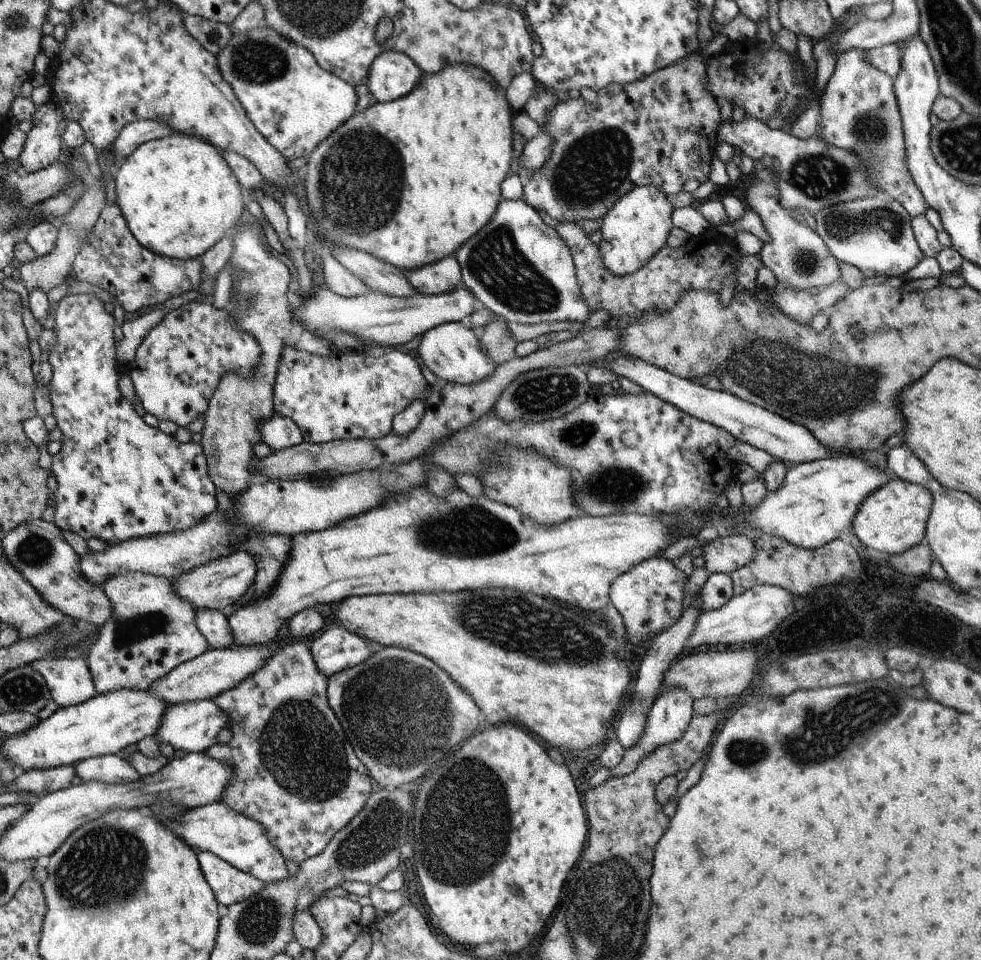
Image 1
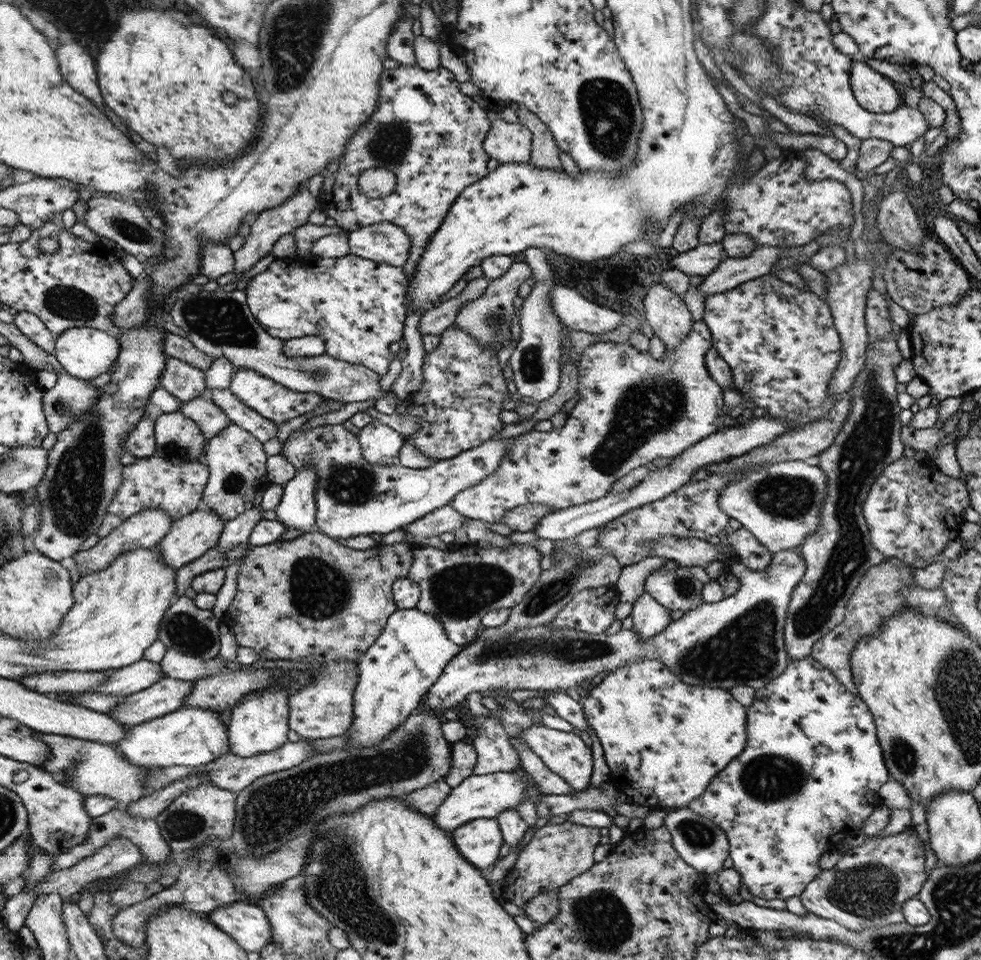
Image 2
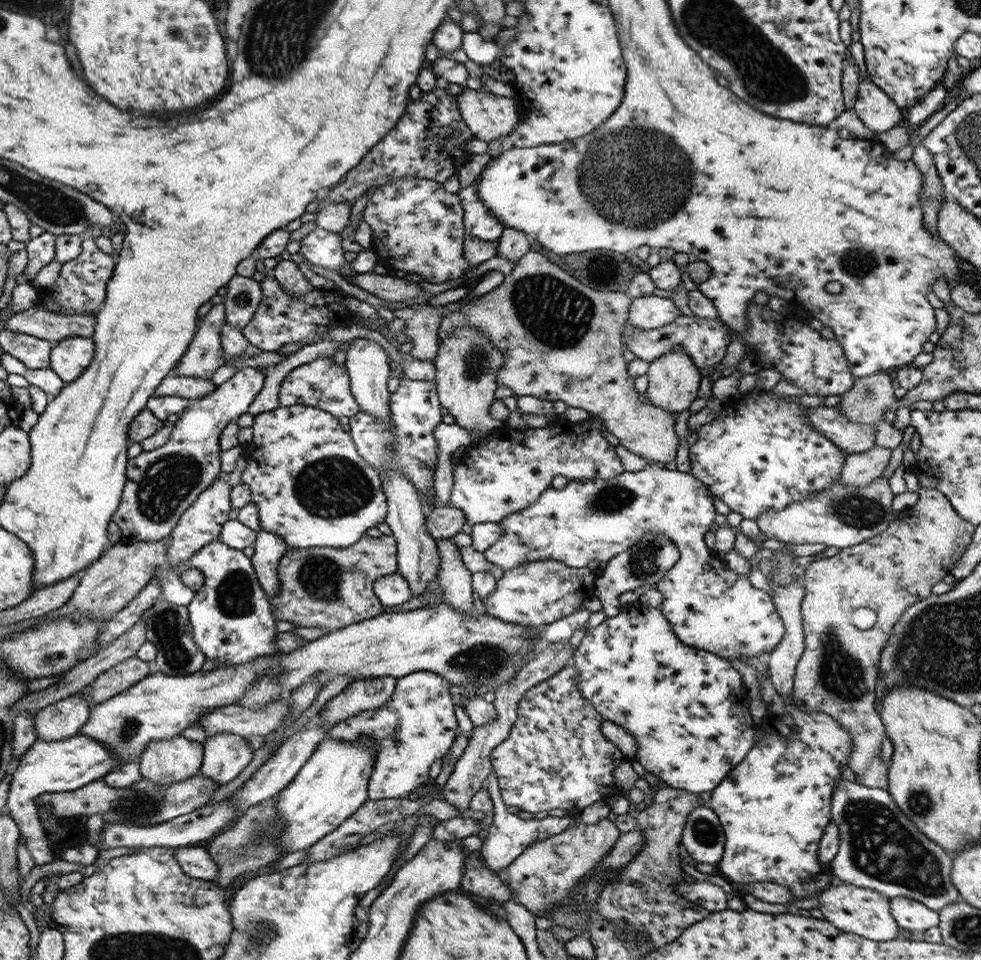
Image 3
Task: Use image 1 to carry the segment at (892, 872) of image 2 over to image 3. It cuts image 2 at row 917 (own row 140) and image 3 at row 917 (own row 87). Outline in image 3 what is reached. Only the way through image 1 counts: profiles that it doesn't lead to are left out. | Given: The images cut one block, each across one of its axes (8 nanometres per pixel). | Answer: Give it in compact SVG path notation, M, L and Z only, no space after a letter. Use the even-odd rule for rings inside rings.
M850 883L830 884L820 894L818 908L822 911L824 918L842 932L848 932L876 942L899 938L900 928L892 916L890 898L882 896L874 890Z

